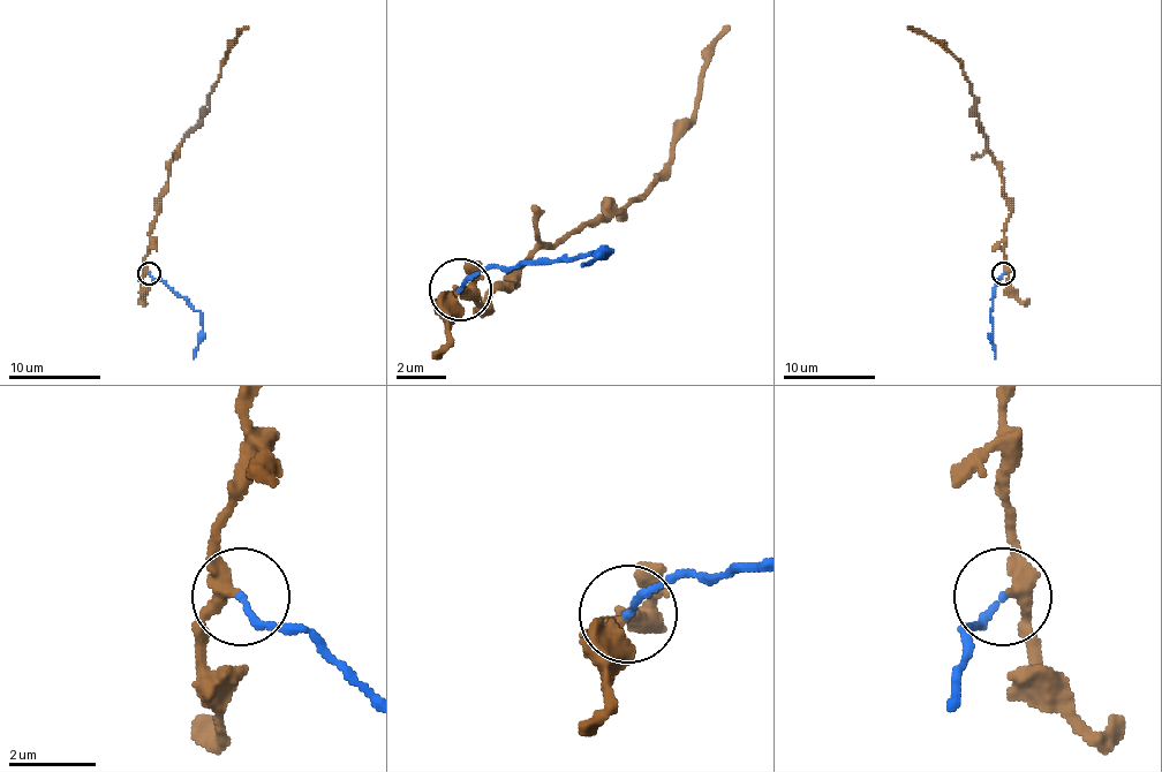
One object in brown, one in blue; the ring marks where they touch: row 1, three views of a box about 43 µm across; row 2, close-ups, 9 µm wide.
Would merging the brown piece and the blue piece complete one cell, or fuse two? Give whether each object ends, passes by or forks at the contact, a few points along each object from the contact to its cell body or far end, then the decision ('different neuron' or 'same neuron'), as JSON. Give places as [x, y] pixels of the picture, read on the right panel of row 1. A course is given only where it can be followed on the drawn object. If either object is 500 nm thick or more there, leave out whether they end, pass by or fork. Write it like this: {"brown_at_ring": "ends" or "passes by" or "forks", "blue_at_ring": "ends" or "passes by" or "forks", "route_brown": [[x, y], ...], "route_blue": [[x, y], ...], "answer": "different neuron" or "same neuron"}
{"brown_at_ring": "passes by", "blue_at_ring": "ends", "route_brown": [[1004, 272], [1004, 224], [1011, 214], [1011, 201], [1002, 166], [988, 148], [972, 86], [963, 66], [907, 27]], "route_blue": [[1004, 274], [995, 280], [990, 312], [995, 358]], "answer": "different neuron"}

